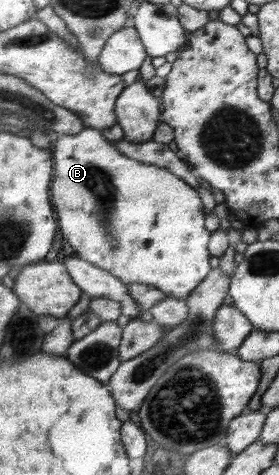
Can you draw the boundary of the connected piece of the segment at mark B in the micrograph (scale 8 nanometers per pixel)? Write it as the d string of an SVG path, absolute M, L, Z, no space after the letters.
M85 127L81 132L72 135L58 134L57 140L53 144L53 158L57 158L57 182L53 182L53 202L57 202L57 214L61 214L61 235L73 247L75 254L91 262L94 266L100 267L102 270L108 271L116 276L124 283L141 283L149 284L162 290L167 297L175 297L178 299L186 299L191 296L192 290L195 290L208 277L209 270L209 254L207 244L209 244L209 230L205 230L207 224L203 224L203 220L207 220L205 212L203 212L203 204L199 194L195 192L191 185L187 186L184 179L179 178L173 173L169 174L164 167L155 166L149 163L139 162L137 159L129 158L128 155L121 153L121 150L110 143L103 135L103 130Z

